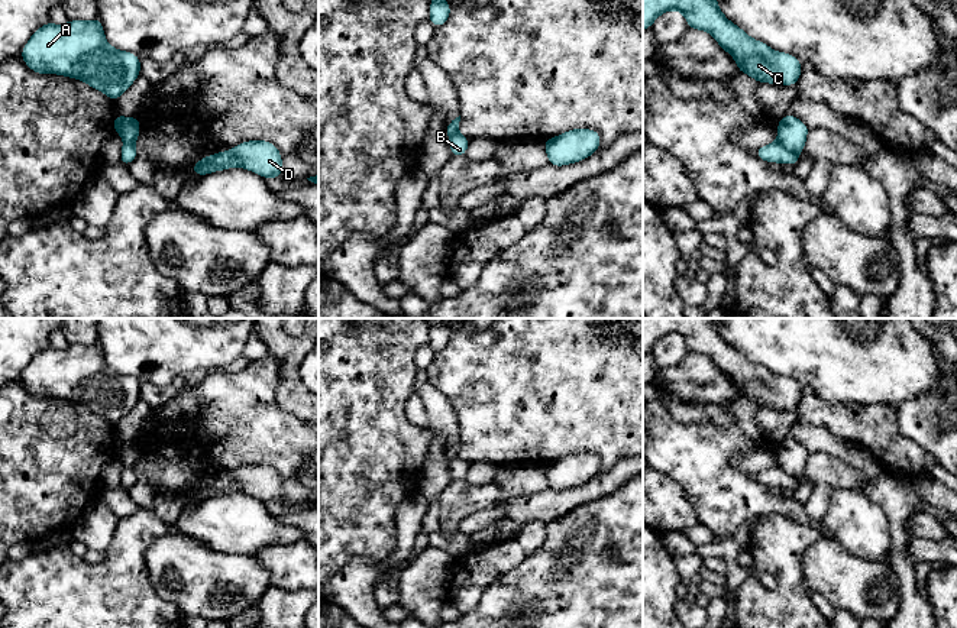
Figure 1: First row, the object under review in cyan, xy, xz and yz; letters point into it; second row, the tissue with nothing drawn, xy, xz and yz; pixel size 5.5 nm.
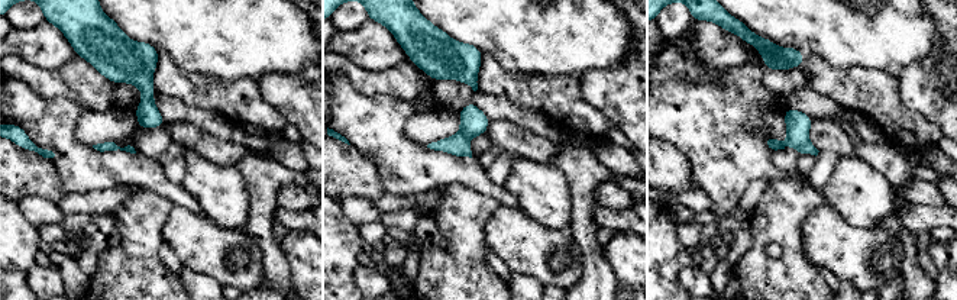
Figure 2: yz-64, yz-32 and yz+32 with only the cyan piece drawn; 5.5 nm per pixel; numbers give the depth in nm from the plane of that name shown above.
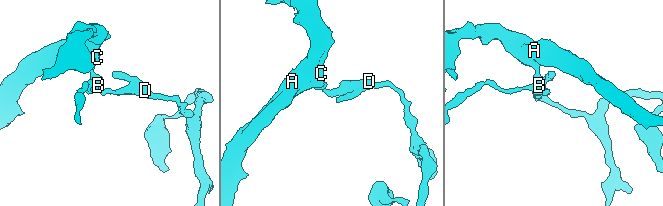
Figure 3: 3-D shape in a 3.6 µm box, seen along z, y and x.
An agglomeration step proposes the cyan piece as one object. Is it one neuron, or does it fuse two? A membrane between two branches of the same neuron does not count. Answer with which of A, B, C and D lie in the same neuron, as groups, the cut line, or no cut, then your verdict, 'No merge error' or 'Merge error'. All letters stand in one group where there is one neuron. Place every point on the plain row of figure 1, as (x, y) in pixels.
Groups: A B C / D. Split along yz (778, 463), (795, 479). Merge error

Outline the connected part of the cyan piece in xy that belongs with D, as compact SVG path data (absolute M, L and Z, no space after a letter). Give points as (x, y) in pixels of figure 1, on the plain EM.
M248 464L233 473L208 479L197 485L191 496L201 501L227 492L245 492L262 502L281 502L284 496L282 480L268 464Z

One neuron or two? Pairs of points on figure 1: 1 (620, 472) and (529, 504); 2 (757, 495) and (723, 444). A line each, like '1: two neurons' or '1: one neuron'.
1: one neuron
2: one neuron

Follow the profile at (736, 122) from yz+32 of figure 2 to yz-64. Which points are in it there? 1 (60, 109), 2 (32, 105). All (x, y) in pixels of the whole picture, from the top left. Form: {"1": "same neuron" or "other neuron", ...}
{"1": "same neuron", "2": "same neuron"}

